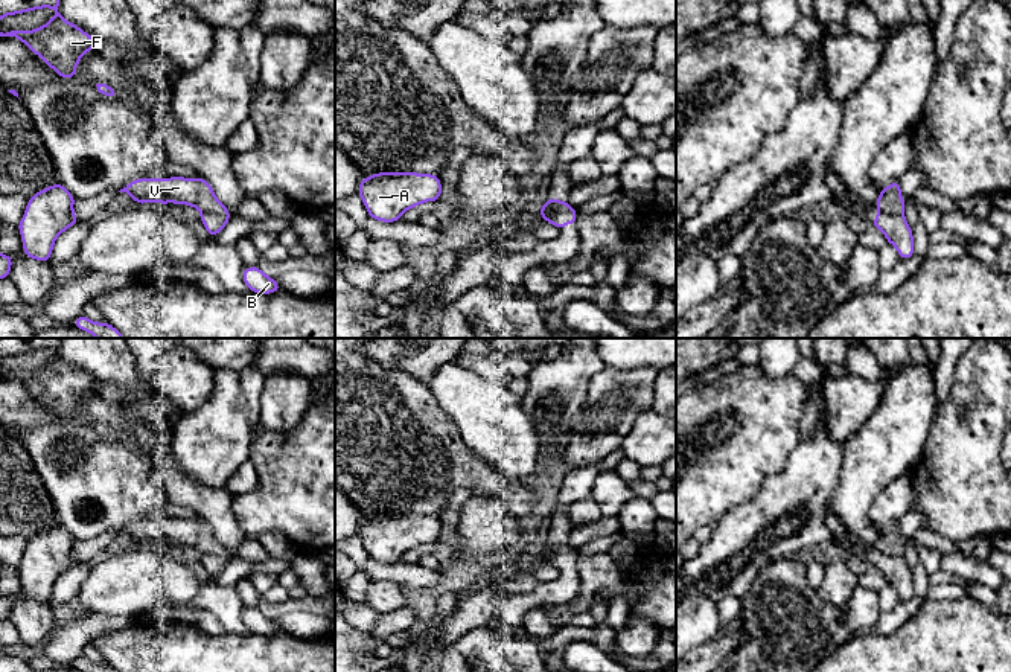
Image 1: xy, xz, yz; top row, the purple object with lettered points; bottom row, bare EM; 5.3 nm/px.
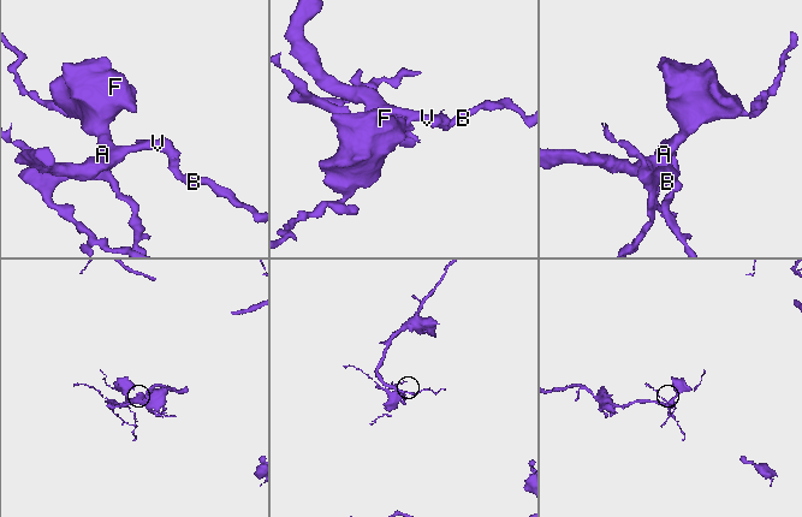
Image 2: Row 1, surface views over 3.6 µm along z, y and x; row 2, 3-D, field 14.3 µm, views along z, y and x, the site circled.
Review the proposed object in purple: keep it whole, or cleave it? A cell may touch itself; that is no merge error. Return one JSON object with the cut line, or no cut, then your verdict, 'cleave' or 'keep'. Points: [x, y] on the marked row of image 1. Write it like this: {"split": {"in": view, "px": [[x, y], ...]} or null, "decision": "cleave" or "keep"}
{"split": {"in": "xy", "px": [[201, 212], [220, 212], [229, 218]]}, "decision": "cleave"}

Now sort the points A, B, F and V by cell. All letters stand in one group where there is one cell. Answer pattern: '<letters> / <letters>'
A F V / B

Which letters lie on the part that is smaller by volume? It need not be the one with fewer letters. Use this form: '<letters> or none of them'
B

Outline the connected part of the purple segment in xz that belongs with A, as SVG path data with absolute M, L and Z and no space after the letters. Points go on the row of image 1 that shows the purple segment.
M378 172L359 181L358 194L370 218L397 222L408 209L440 201L442 181L432 174Z

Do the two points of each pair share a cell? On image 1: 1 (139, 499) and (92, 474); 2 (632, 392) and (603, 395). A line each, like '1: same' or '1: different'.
1: same
2: same

